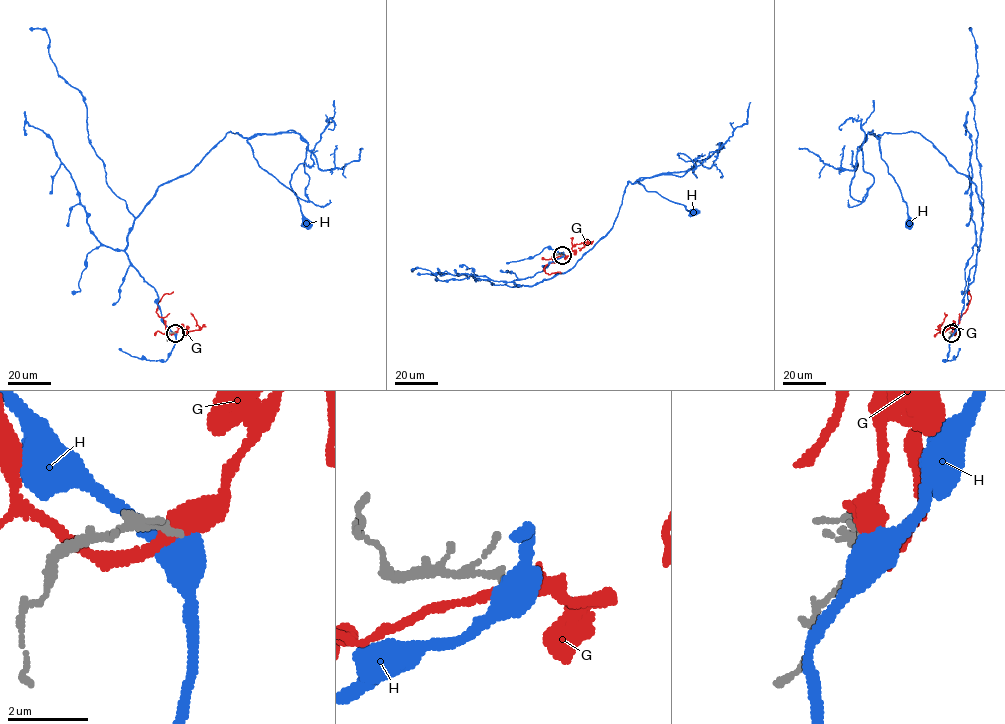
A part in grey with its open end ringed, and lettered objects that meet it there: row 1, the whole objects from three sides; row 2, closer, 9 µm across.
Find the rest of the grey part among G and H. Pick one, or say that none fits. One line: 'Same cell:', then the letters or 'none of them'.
Same cell: none of them

